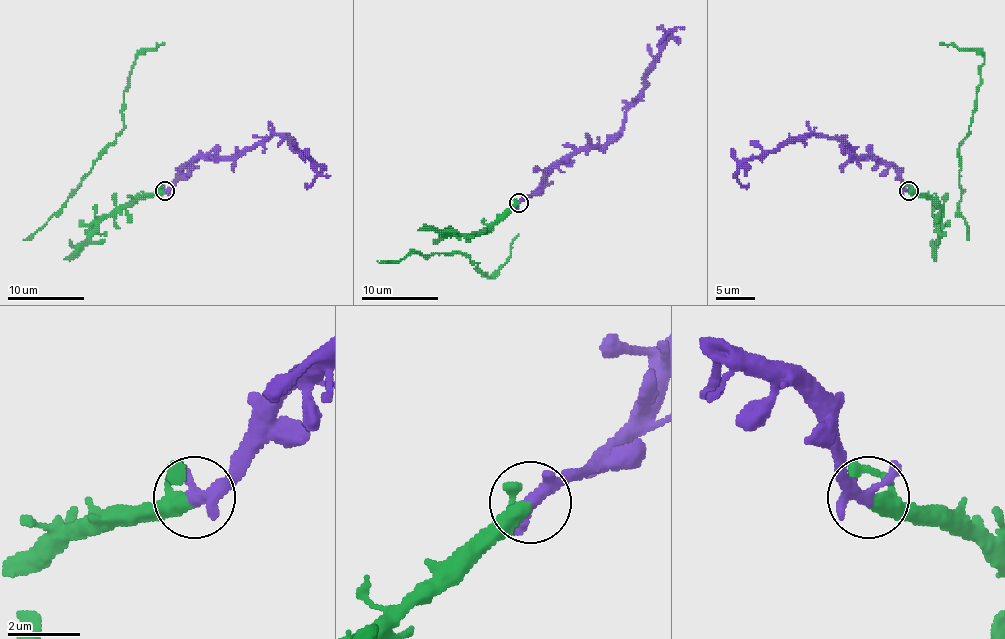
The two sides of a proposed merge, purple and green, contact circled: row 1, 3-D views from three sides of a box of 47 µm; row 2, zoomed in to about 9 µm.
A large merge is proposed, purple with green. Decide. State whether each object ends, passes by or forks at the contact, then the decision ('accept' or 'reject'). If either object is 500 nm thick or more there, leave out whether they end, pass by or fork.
purple passes by; green passes by; accept

